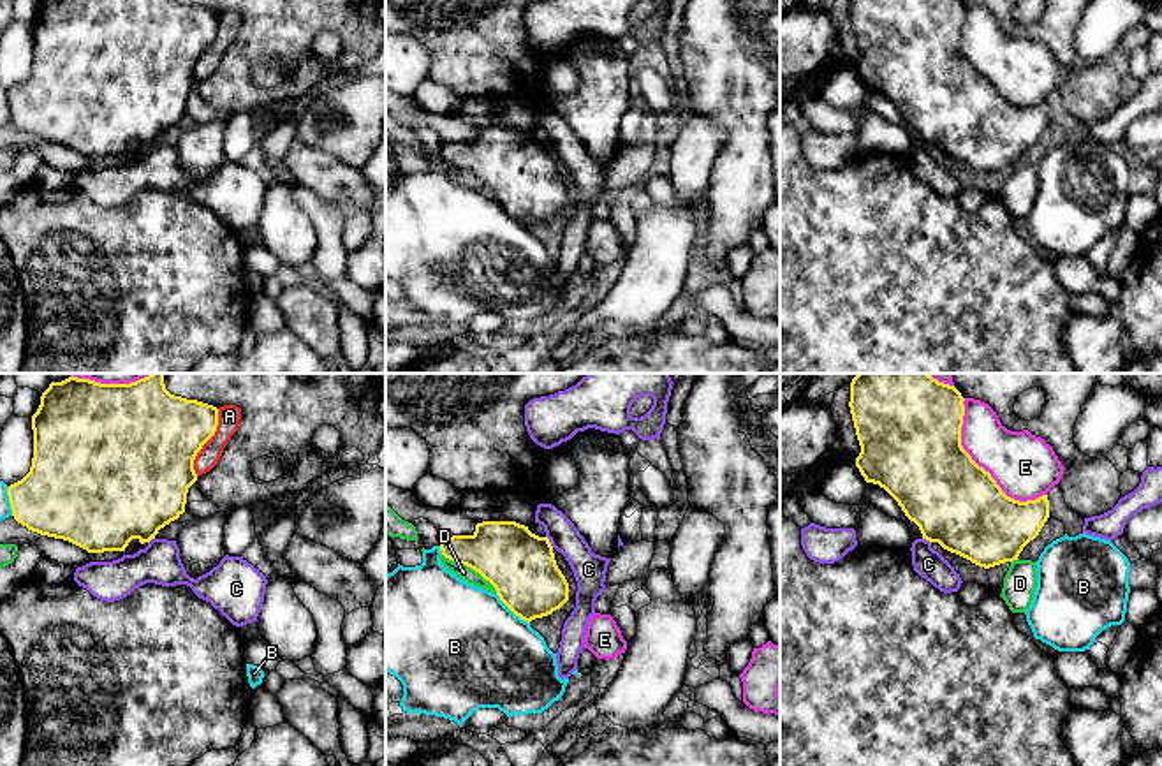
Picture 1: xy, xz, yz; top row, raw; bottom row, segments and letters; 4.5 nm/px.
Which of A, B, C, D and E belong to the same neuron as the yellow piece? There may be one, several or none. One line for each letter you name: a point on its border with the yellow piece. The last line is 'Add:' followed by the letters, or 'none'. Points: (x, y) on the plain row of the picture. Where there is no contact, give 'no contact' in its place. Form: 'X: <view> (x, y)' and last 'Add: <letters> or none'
Add: none

